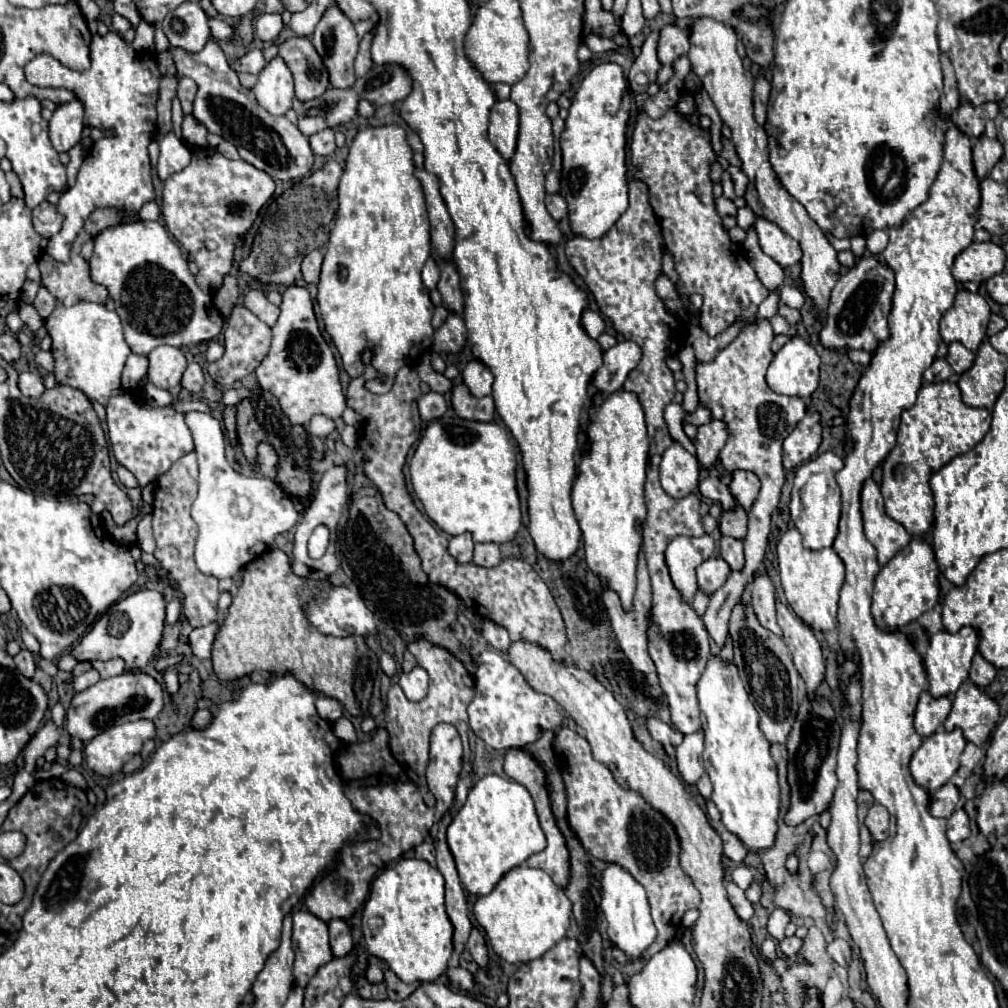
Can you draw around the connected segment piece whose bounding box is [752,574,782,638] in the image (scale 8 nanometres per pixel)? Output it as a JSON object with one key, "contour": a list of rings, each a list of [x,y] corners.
{"contour":[[[762,574],[762,576],[756,576],[754,582],[752,582],[752,610],[758,618],[758,622],[774,632],[776,636],[782,638],[782,630],[780,626],[776,624],[776,608],[774,608],[774,584],[770,580],[770,576]]]}

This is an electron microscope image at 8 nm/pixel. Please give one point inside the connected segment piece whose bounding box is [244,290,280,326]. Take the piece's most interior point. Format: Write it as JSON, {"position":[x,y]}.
{"position":[256,301]}

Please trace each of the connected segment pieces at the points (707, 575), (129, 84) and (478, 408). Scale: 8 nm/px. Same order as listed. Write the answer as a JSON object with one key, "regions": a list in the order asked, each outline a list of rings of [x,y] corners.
{"regions":[[[[710,558],[696,568],[696,574],[698,574],[698,588],[706,596],[710,596],[726,582],[730,574],[730,566],[722,558]]],[[[118,32],[106,36],[94,36],[92,44],[92,68],[86,72],[74,72],[52,56],[36,56],[26,64],[26,80],[38,88],[66,88],[84,102],[84,124],[90,128],[112,130],[112,136],[104,136],[94,142],[90,154],[84,158],[76,184],[60,196],[58,212],[64,216],[60,234],[50,238],[48,254],[58,260],[70,260],[70,248],[76,234],[82,230],[84,220],[94,208],[116,206],[128,212],[138,212],[144,202],[154,200],[150,196],[150,159],[148,146],[156,130],[156,102],[160,70],[154,52],[134,52]]],[[[458,384],[452,390],[452,406],[454,406],[454,412],[464,420],[478,420],[478,422],[492,422],[494,420],[492,396],[476,398],[468,390],[468,386],[464,386],[464,384]]]]}

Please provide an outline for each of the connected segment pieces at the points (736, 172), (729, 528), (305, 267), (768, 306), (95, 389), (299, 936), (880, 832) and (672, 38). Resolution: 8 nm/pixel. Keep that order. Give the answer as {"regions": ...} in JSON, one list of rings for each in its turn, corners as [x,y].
{"regions":[[[[728,166],[728,172],[732,176],[732,182],[734,182],[734,190],[736,190],[736,196],[742,196],[746,192],[746,176],[740,172],[740,168],[736,166]]],[[[738,506],[736,510],[730,510],[730,512],[722,512],[720,532],[724,536],[742,540],[746,536],[746,522],[748,522],[748,514],[744,512],[742,506]]],[[[320,250],[310,252],[302,262],[302,280],[304,282],[318,282],[320,278],[320,266],[322,266],[322,254]]],[[[772,292],[772,294],[760,304],[760,308],[758,308],[758,312],[756,312],[756,320],[758,320],[758,318],[772,318],[772,316],[778,312],[778,304],[780,304],[780,298],[778,298],[776,292]]],[[[78,302],[70,308],[58,304],[46,320],[46,330],[52,336],[52,354],[56,360],[54,376],[58,384],[78,388],[90,400],[96,398],[100,404],[106,404],[112,392],[120,388],[120,374],[130,356],[118,314],[96,302]]],[[[298,910],[294,912],[294,930],[292,930],[292,950],[296,954],[294,960],[294,978],[296,984],[300,988],[304,988],[310,978],[314,976],[314,972],[332,960],[332,952],[330,952],[330,944],[328,944],[328,924],[324,920],[318,920],[314,914],[310,914],[308,910]]],[[[874,804],[864,820],[866,828],[870,830],[874,840],[886,840],[886,832],[888,832],[888,812],[882,804]]],[[[668,24],[660,30],[660,38],[658,38],[658,60],[662,66],[672,64],[678,56],[688,52],[688,36],[676,26],[676,24]]]]}

